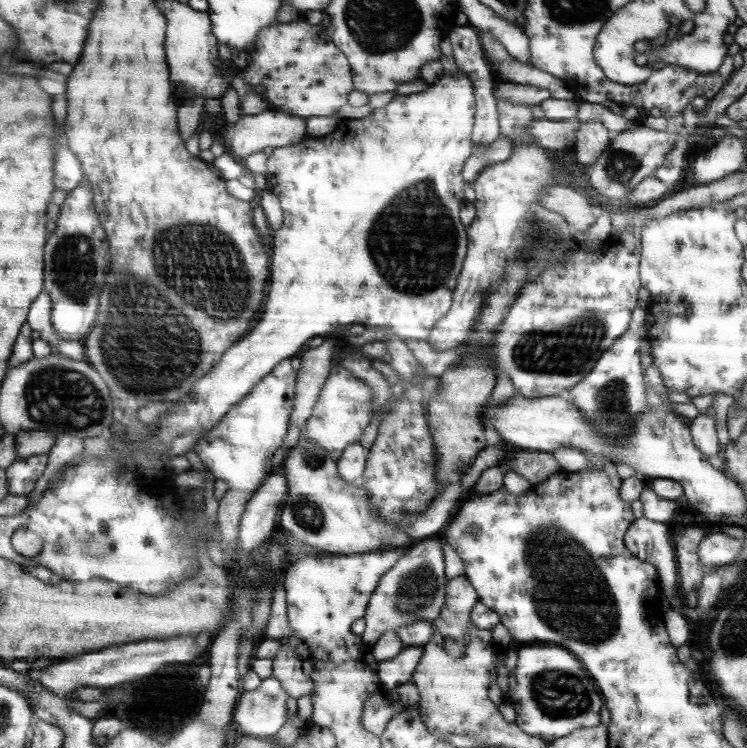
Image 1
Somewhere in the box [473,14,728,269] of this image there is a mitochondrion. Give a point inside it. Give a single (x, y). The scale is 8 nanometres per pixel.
(620, 166)

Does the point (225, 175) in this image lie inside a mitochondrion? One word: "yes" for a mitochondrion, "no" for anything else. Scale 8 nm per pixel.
no

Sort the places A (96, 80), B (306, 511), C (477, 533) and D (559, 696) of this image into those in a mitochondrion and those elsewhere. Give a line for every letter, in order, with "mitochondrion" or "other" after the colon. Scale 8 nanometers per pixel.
A: other
B: mitochondrion
C: other
D: mitochondrion

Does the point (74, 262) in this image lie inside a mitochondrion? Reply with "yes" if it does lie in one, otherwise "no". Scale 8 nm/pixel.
yes

